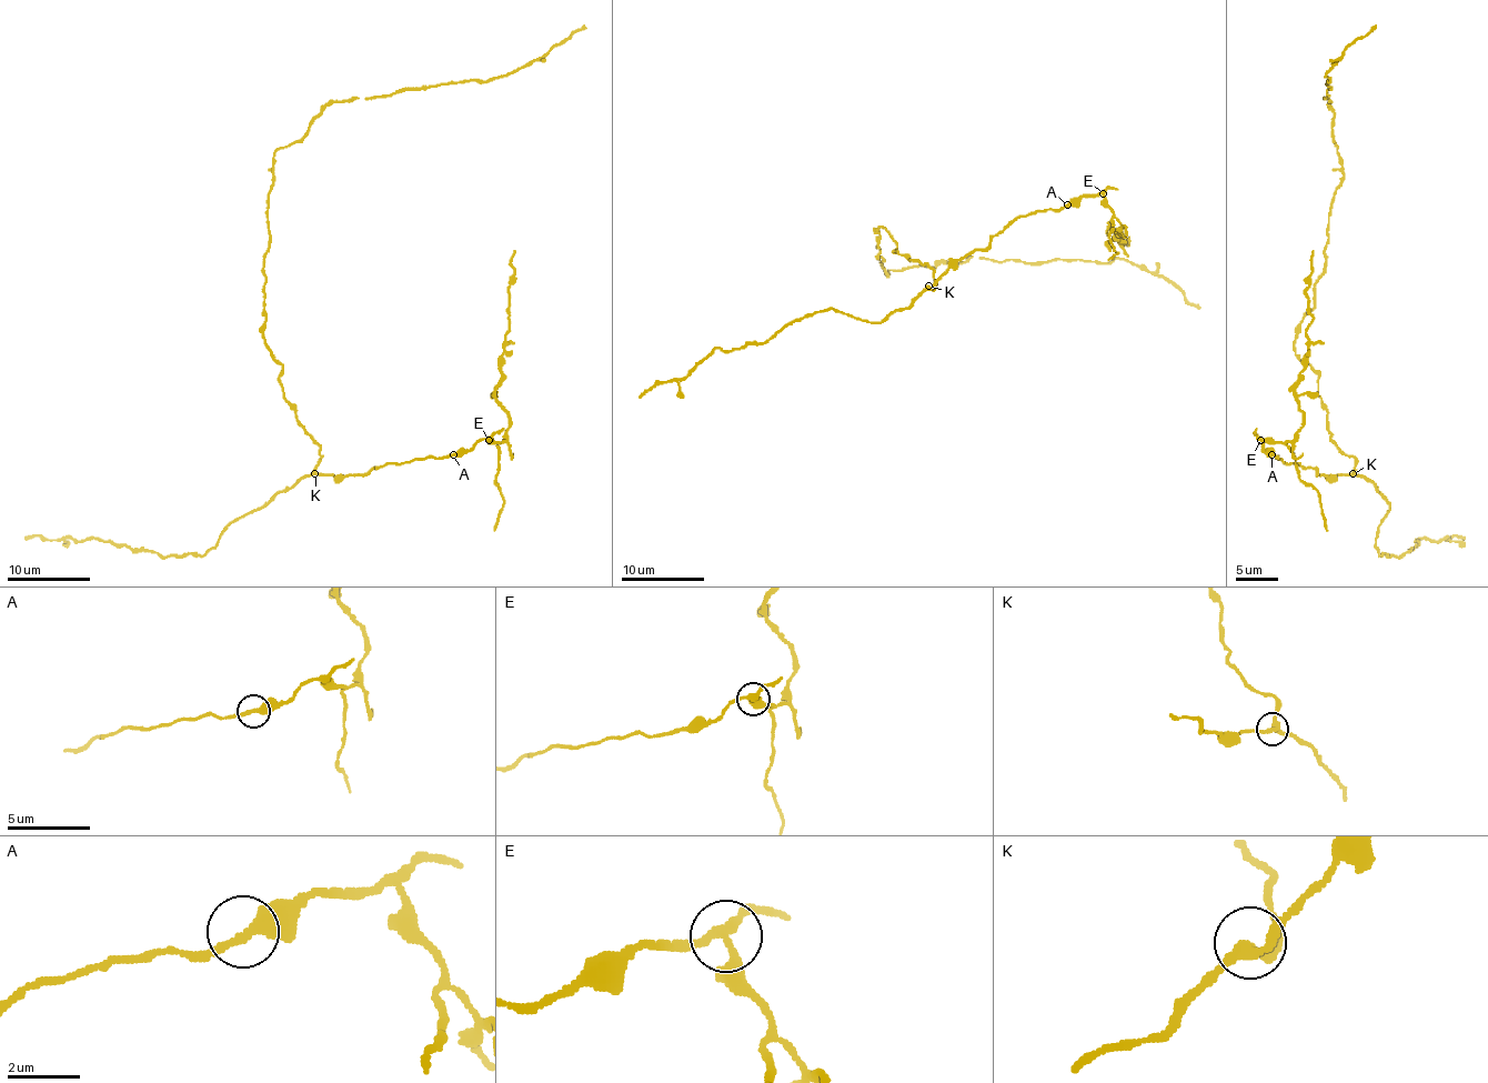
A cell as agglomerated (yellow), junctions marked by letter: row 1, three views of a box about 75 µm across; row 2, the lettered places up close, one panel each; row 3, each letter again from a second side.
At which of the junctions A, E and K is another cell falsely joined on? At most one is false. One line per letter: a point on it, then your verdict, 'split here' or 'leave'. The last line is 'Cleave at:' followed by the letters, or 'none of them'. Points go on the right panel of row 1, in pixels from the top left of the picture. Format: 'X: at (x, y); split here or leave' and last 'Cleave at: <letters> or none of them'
A: at (1272, 454); leave
E: at (1260, 440); split here
K: at (1353, 473); leave
Cleave at: E

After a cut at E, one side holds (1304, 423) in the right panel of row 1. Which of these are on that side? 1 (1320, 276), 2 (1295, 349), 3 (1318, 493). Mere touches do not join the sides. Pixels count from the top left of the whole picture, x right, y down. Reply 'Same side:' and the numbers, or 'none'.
Same side: 3

